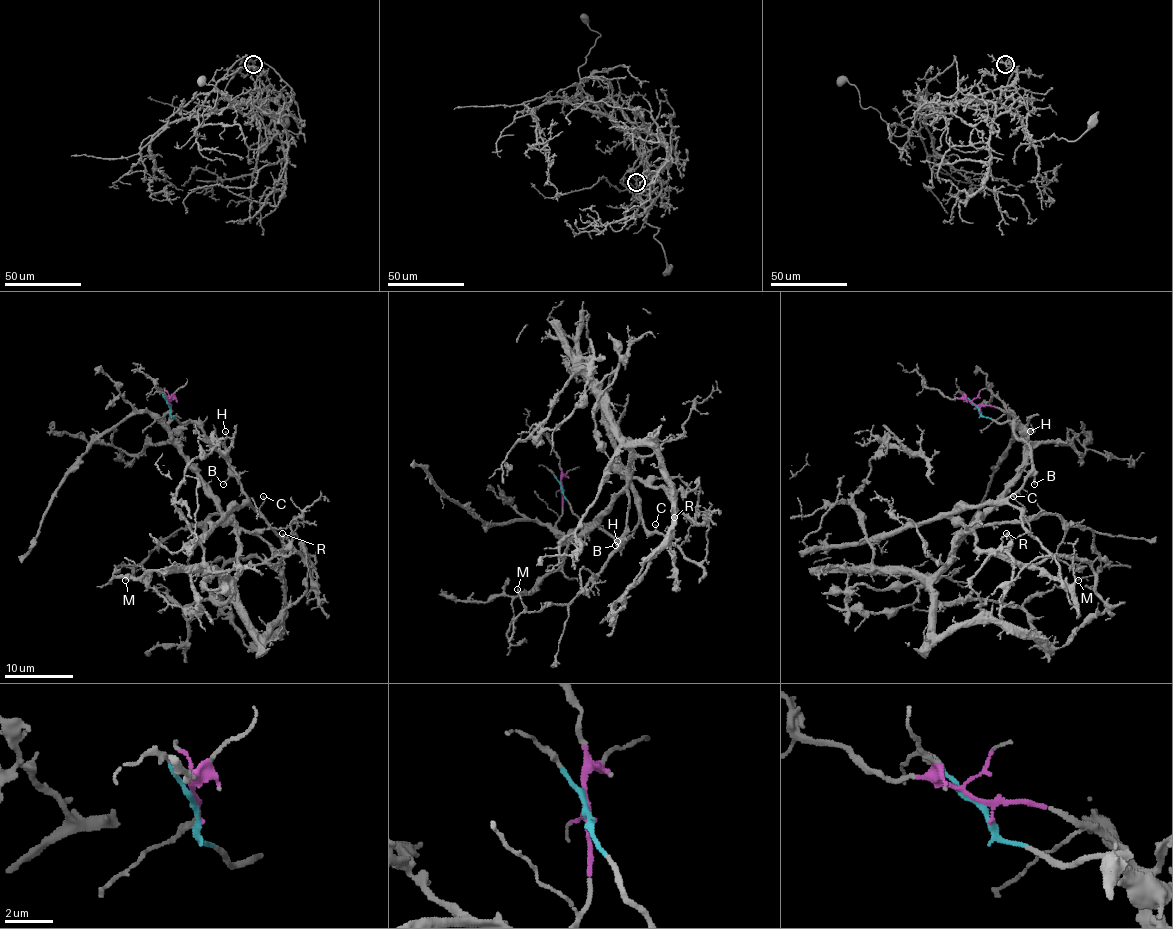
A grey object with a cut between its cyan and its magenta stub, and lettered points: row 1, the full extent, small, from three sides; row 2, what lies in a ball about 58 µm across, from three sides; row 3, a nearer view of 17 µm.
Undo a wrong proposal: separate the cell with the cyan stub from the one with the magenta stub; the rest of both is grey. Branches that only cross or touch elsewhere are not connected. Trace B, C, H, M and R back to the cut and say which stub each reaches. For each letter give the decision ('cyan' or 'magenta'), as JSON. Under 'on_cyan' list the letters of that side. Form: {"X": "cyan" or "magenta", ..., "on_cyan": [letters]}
{"B": "cyan", "C": "cyan", "H": "cyan", "M": "magenta", "R": "magenta", "on_cyan": ["B", "C", "H"]}

